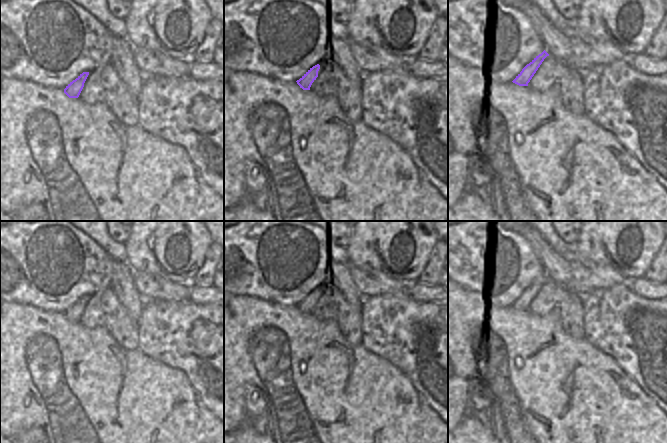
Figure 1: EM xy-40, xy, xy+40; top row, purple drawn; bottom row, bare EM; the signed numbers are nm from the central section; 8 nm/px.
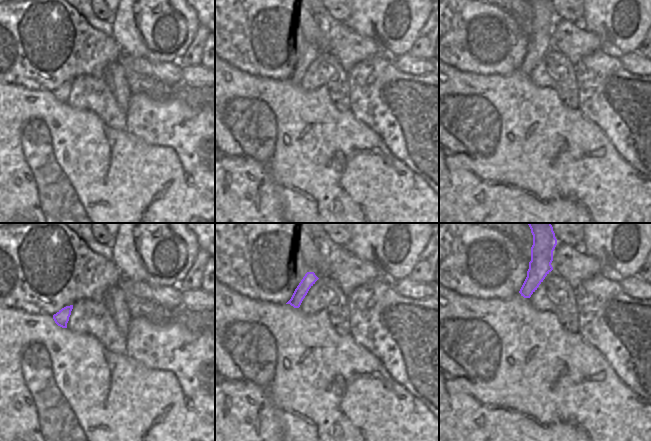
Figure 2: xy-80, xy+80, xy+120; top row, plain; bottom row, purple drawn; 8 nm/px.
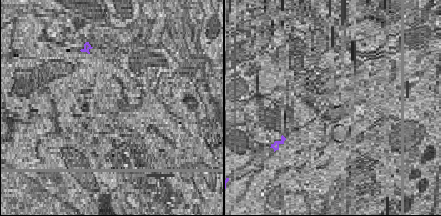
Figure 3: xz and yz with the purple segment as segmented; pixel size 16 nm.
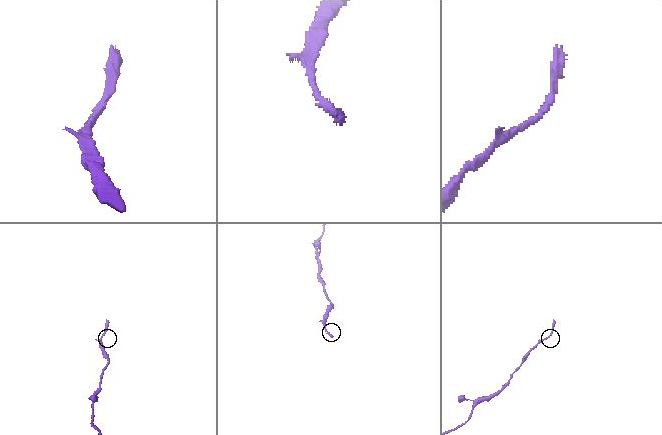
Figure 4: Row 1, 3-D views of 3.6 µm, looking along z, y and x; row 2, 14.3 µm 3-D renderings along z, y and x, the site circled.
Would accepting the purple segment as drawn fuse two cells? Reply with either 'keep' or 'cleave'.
keep

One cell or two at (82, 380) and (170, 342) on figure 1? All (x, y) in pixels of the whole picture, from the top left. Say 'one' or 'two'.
two

